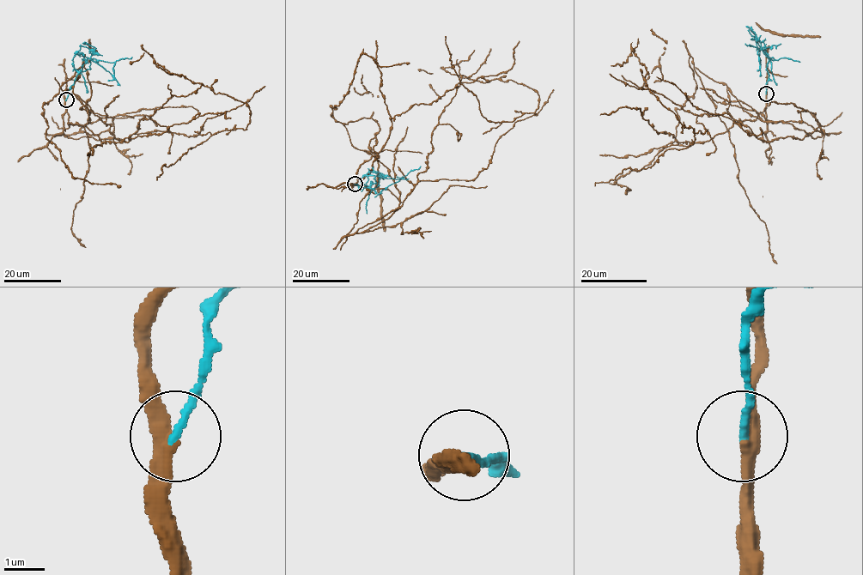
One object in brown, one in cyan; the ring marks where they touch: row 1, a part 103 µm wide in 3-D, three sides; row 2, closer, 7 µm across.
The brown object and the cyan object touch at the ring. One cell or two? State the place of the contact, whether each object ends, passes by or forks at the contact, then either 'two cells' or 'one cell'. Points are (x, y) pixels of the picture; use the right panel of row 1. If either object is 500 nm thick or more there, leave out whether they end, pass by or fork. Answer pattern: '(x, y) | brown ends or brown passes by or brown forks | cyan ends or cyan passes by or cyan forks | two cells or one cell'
(766, 93) | brown passes by | cyan ends | two cells

